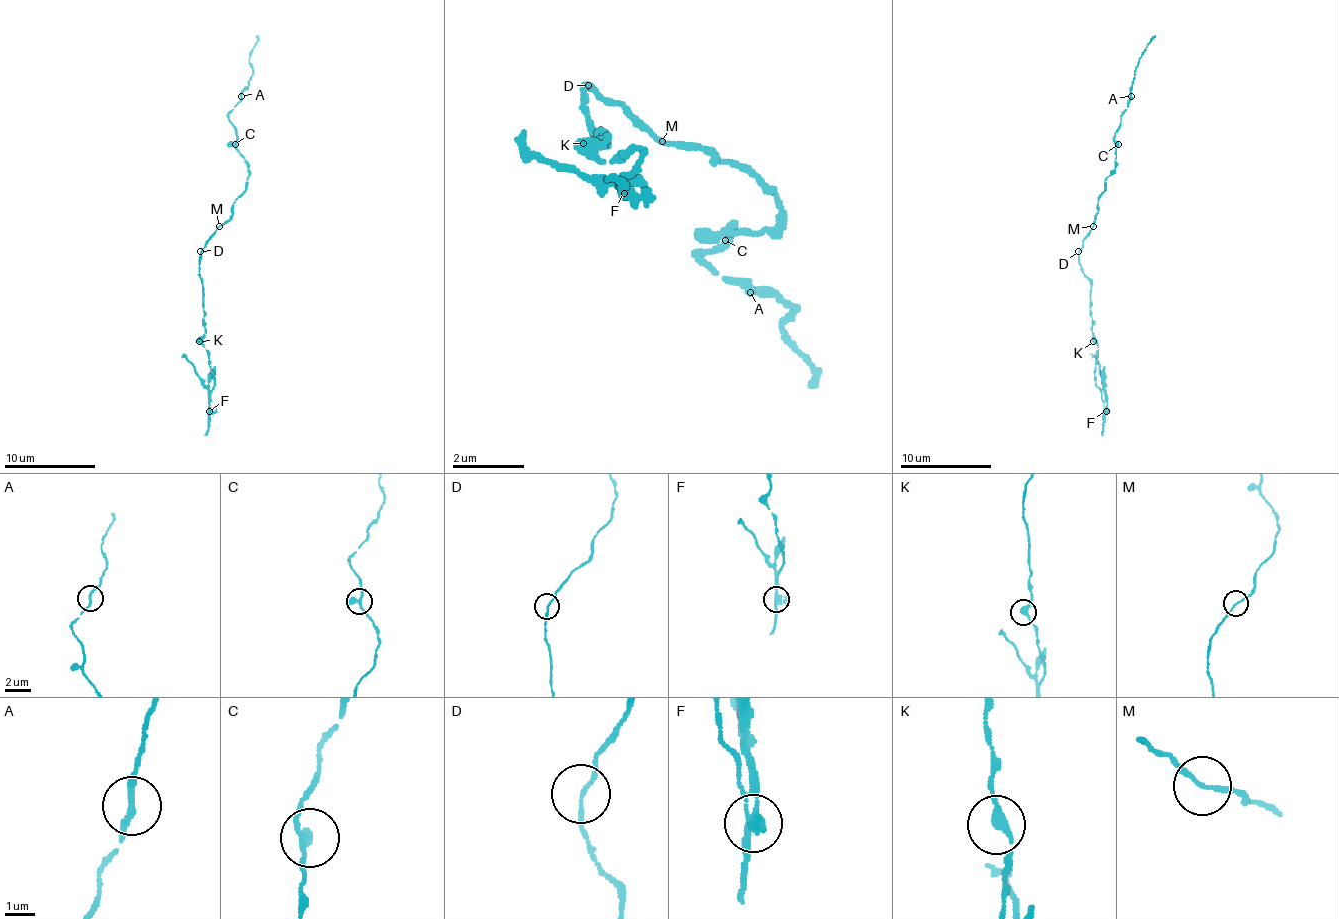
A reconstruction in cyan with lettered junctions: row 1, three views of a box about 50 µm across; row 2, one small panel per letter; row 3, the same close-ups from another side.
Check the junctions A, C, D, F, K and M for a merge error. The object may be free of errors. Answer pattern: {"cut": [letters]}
{"cut": ["F"]}

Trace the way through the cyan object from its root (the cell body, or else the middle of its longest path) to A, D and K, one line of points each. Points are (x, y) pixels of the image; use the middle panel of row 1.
A: (671, 141), (734, 159), (779, 204), (779, 222), (770, 231), (734, 231), (716, 249), (698, 249), (752, 294)
D: (671, 141), (662, 141), (626, 105), (608, 105), (590, 87)
K: (671, 141), (662, 141), (599, 87), (590, 87), (581, 105), (599, 141), (608, 141), (581, 141)

